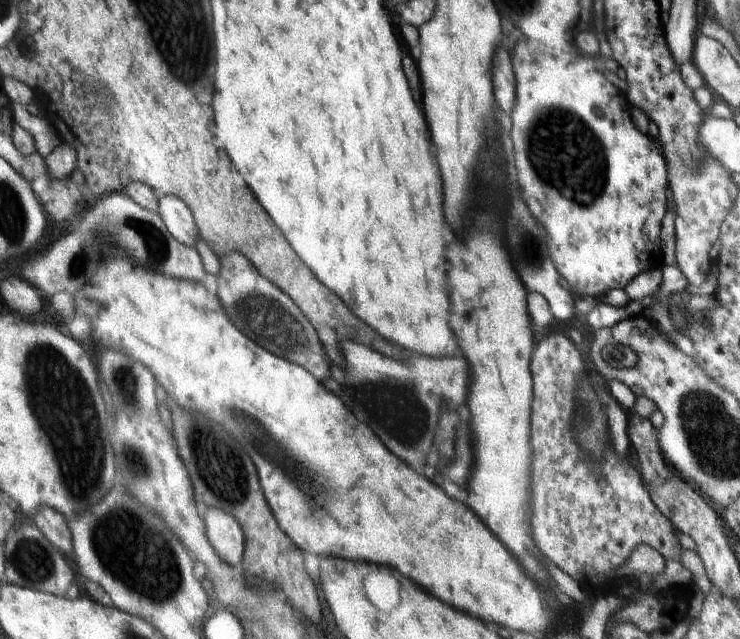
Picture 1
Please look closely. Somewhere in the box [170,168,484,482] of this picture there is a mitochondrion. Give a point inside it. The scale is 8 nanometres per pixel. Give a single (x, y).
(401, 413)

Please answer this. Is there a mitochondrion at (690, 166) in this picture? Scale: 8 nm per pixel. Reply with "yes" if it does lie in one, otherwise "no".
yes

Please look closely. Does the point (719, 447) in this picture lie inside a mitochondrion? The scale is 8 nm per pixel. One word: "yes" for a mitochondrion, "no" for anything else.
yes

